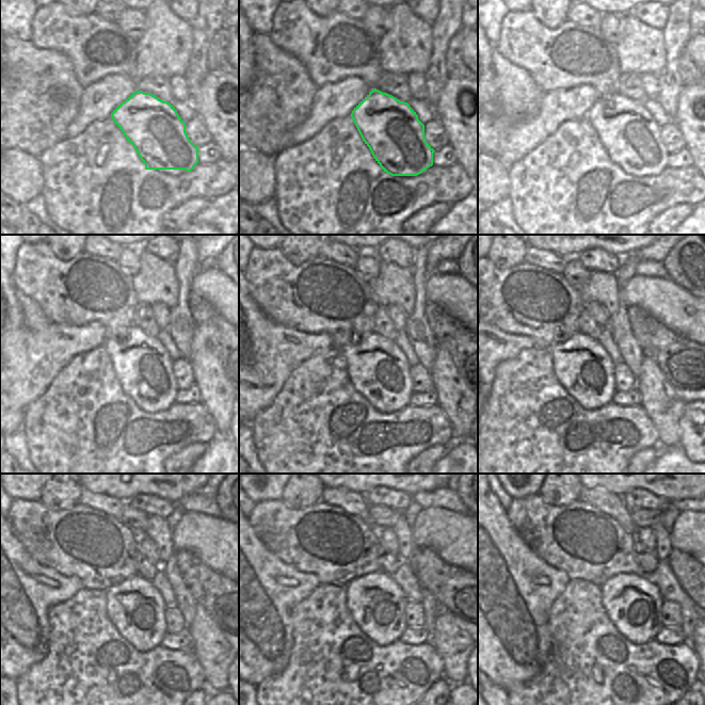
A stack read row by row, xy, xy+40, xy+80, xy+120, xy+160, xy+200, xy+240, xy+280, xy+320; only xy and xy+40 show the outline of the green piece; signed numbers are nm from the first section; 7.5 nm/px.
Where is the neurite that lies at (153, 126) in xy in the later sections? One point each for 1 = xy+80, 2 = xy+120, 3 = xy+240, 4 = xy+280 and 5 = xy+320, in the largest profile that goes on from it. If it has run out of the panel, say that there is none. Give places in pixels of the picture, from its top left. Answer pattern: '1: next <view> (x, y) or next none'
1: next xy+80 (630, 135)
2: next xy+120 (143, 367)
3: next xy+240 (142, 644)
4: next xy+280 (394, 603)
5: next xy+320 (633, 603)

